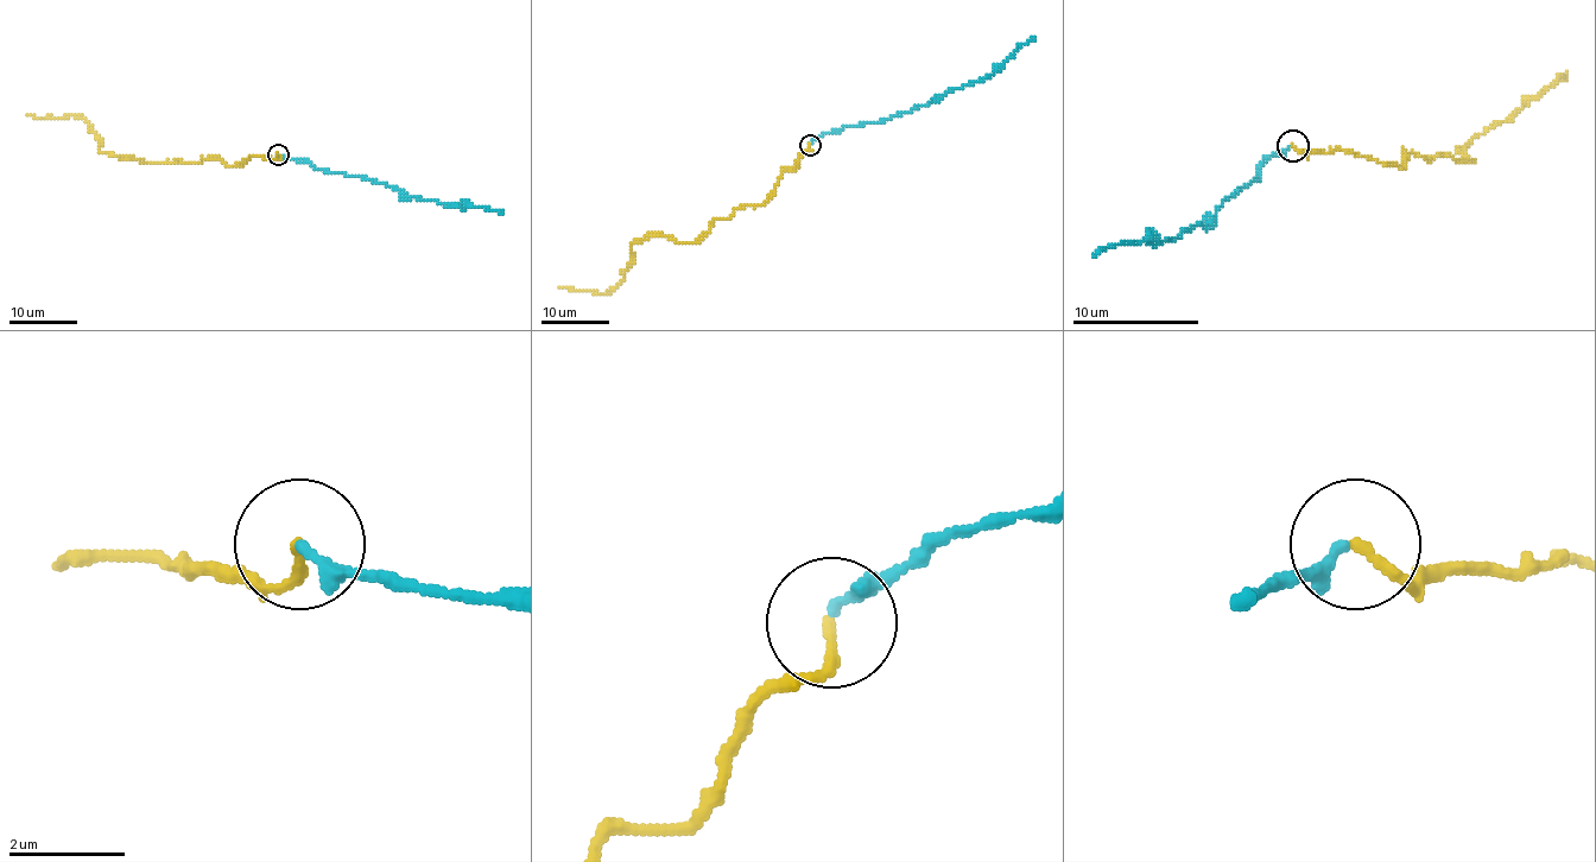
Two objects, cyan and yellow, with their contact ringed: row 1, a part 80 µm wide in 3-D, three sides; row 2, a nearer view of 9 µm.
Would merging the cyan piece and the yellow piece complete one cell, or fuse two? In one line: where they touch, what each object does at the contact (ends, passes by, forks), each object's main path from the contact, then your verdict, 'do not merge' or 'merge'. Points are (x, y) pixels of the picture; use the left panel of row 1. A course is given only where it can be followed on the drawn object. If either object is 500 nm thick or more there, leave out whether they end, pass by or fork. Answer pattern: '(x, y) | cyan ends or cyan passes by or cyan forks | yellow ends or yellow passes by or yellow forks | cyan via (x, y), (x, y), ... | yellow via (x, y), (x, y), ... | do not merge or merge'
(278, 154) | cyan ends | yellow ends | cyan via (278, 154), (306, 160), (315, 169), (333, 173), (377, 181), (407, 197), (499, 209), (504, 215) | yellow via (278, 154), (229, 165), (209, 157), (143, 163), (101, 151), (100, 139), (77, 115), (27, 115) | merge

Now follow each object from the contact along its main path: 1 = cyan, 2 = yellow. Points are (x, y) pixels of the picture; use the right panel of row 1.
1: (1292, 146), (1270, 156), (1256, 171), (1260, 175), (1203, 226), (1175, 238), (1112, 245), (1093, 257)
2: (1292, 146), (1403, 165), (1405, 150), (1475, 163), (1458, 150), (1541, 96), (1557, 74)

